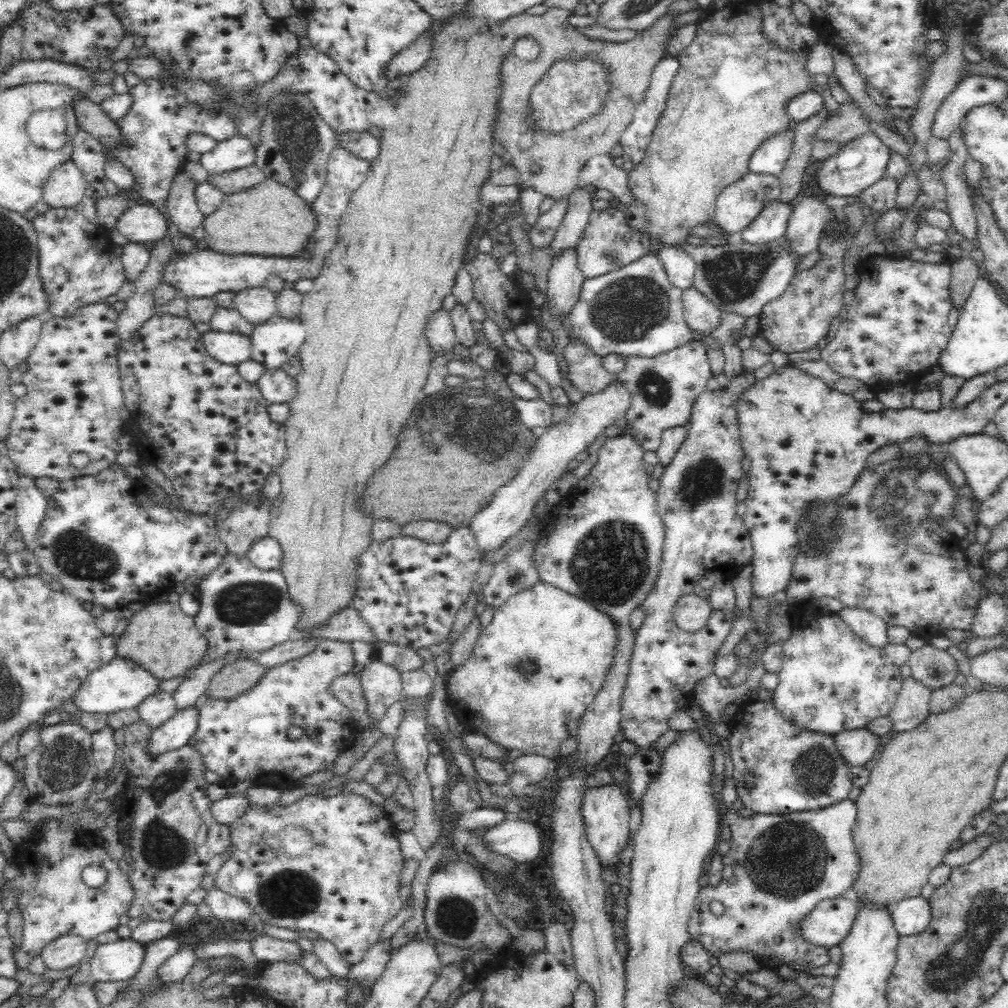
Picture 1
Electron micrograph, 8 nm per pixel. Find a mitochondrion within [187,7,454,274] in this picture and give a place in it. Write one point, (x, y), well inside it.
(299, 134)

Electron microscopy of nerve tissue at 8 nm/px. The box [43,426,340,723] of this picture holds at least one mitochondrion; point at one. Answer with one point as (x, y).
(77, 556)

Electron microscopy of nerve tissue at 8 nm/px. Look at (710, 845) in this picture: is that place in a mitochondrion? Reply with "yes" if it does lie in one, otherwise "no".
no

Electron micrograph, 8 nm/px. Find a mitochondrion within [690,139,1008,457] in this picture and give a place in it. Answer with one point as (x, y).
(733, 278)

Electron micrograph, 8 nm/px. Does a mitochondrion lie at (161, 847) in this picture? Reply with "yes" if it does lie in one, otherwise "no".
yes

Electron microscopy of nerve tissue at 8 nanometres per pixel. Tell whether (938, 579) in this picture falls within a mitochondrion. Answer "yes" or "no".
no

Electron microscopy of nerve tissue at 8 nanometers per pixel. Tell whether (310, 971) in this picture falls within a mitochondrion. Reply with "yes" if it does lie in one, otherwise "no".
no

